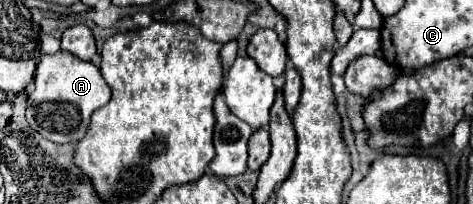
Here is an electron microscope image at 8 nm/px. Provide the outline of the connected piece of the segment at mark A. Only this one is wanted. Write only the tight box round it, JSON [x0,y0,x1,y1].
[25,51,111,143]

